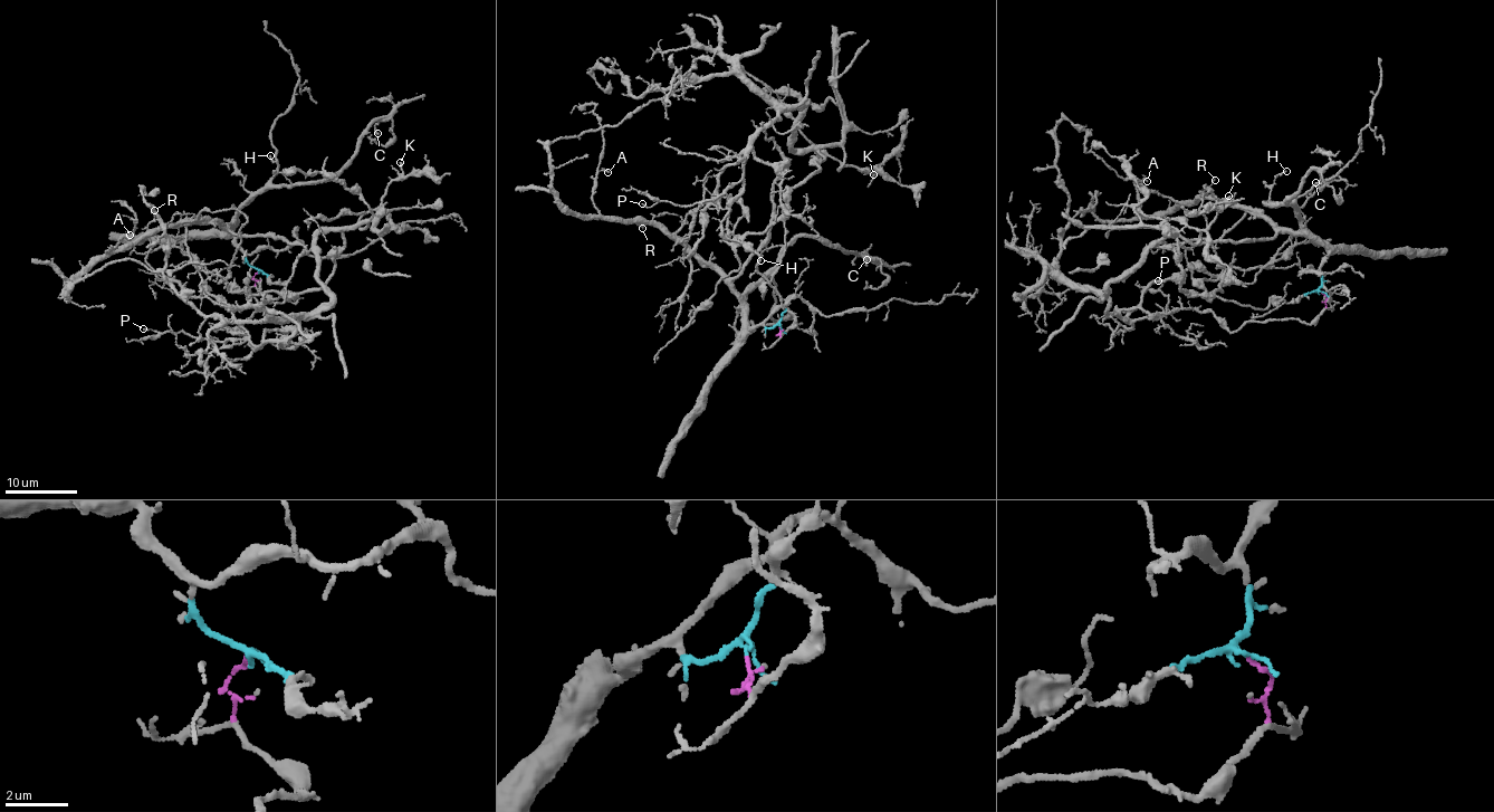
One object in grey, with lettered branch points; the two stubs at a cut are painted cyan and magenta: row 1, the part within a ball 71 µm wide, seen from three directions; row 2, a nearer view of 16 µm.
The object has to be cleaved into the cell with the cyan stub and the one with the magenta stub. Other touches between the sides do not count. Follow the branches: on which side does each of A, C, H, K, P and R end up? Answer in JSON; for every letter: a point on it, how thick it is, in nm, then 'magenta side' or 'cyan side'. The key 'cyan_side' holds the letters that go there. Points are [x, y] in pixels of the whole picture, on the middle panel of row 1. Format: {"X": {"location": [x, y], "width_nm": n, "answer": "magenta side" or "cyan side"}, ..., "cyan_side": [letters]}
{"A": {"location": [607, 172], "width_nm": 80, "answer": "cyan side"}, "C": {"location": [867, 259], "width_nm": 190, "answer": "cyan side"}, "H": {"location": [760, 260], "width_nm": 140, "answer": "cyan side"}, "K": {"location": [873, 174], "width_nm": 200, "answer": "magenta side"}, "P": {"location": [642, 203], "width_nm": 100, "answer": "magenta side"}, "R": {"location": [642, 228], "width_nm": 110, "answer": "cyan side"}, "cyan_side": ["A", "C", "H", "R"]}

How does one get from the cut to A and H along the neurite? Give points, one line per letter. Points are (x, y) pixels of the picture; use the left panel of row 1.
A: (258, 270), (247, 264), (231, 227), (224, 229), (213, 219), (164, 227), (107, 252), (124, 235), (131, 236)
H: (258, 270), (247, 264), (232, 233), (239, 209), (268, 189), (290, 183), (269, 155)

